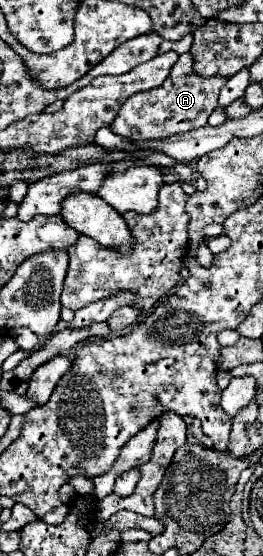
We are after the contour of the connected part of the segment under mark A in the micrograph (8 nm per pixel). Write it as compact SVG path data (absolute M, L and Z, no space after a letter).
M184 53L180 55L178 63L172 67L170 77L160 87L154 87L144 93L136 93L120 107L120 113L112 121L110 129L120 137L144 141L144 139L166 139L182 131L204 127L210 113L218 107L218 93L226 81L228 81L226 77L218 77L218 75L216 77L194 75L192 55Z

